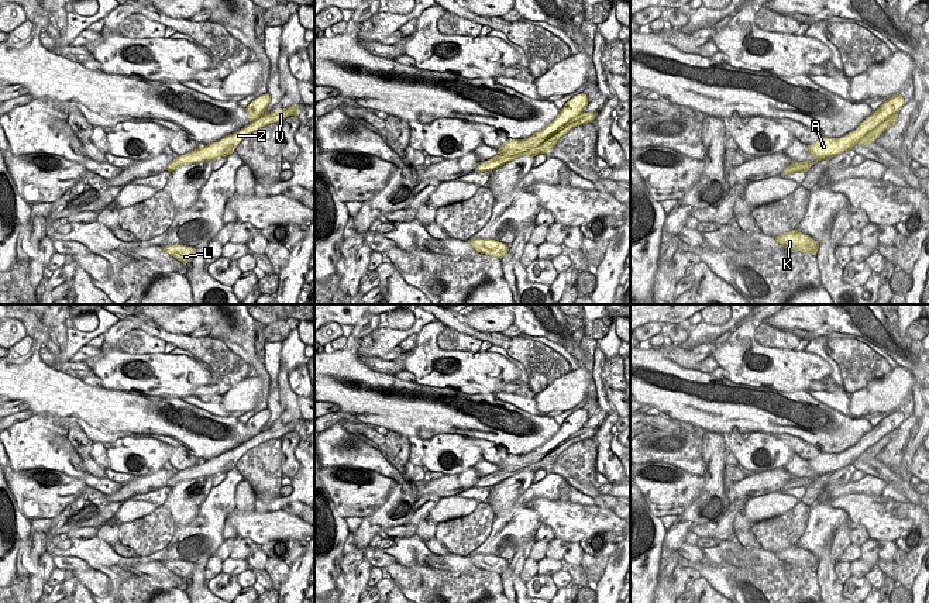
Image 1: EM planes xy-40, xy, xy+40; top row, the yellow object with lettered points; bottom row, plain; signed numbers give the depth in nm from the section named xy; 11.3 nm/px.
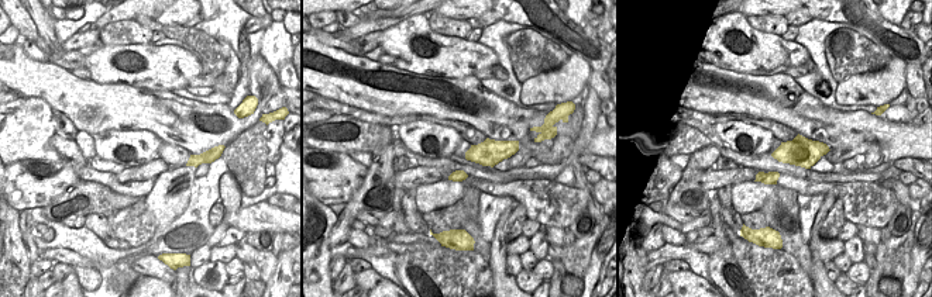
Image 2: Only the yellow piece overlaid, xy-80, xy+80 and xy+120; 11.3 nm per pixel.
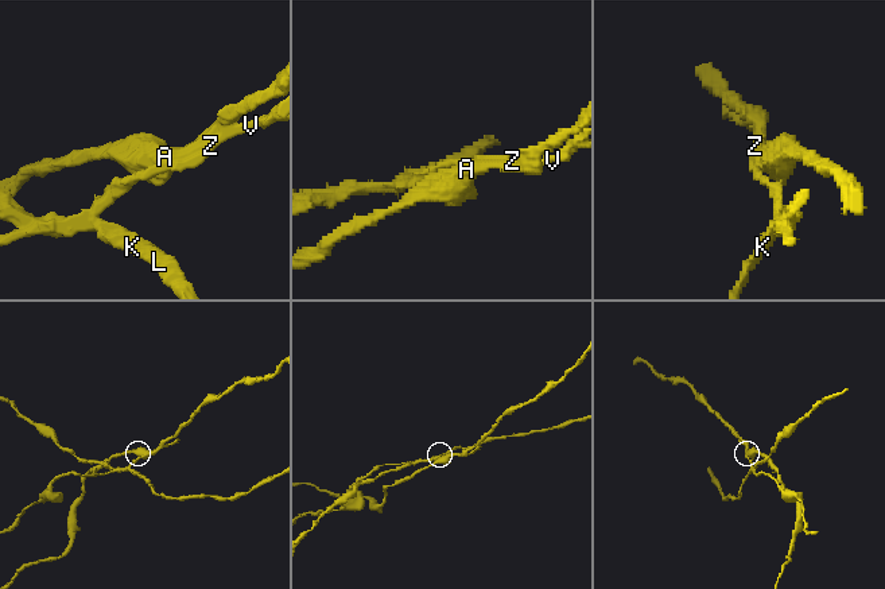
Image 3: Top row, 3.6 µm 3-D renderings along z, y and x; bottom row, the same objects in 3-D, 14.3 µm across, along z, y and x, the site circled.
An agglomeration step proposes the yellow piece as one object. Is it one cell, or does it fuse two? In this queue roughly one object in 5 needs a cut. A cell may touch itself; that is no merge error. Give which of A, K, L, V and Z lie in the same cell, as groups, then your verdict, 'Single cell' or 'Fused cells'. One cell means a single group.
Groups: A / K L V Z. Fused cells

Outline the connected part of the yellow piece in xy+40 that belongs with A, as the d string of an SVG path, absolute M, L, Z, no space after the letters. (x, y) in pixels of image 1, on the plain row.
M894 410L884 417L870 433L867 433L854 447L840 454L820 452L815 459L808 461L808 465L813 471L813 475L822 476L832 472L832 466L849 466L859 459L863 452L877 444L884 435L897 430L904 421L904 413Z

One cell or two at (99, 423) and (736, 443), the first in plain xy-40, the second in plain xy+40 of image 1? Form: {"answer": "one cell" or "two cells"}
{"answer": "two cells"}

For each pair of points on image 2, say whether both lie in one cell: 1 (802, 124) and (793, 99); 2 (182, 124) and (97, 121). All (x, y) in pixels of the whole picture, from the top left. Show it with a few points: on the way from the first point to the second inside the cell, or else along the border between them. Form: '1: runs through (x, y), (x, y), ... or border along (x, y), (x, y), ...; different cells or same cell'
1: runs through (797, 118), (793, 114), (793, 104); same cell
2: runs through (161, 116), (119, 116); same cell

